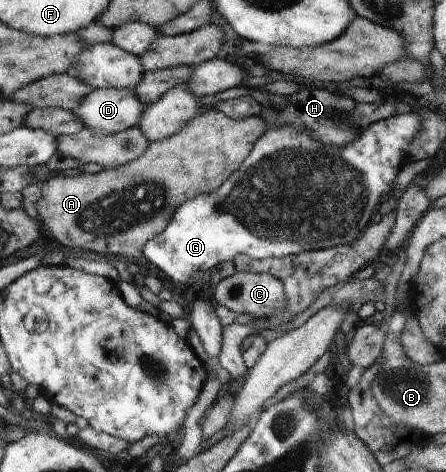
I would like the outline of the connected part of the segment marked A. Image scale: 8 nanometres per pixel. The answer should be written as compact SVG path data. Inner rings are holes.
M212 108L192 119L176 135L162 141L149 141L146 153L124 166L104 168L98 173L79 174L76 177L53 175L44 183L42 197L36 201L37 217L42 219L47 234L64 247L94 251L106 258L136 259L144 254L145 243L169 226L170 219L182 203L203 193L218 191L249 157L258 138L267 130L266 121L259 114L235 120Z

